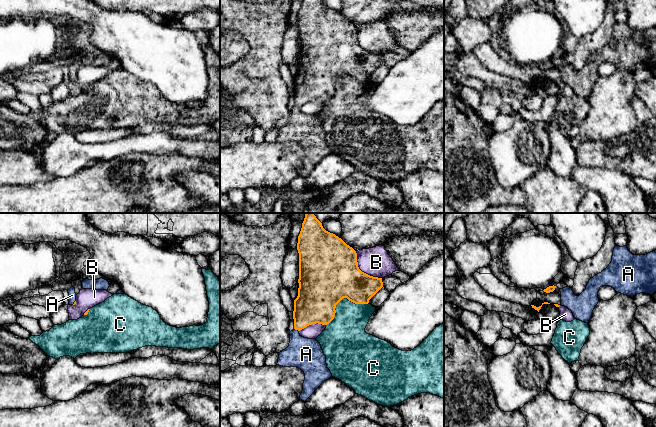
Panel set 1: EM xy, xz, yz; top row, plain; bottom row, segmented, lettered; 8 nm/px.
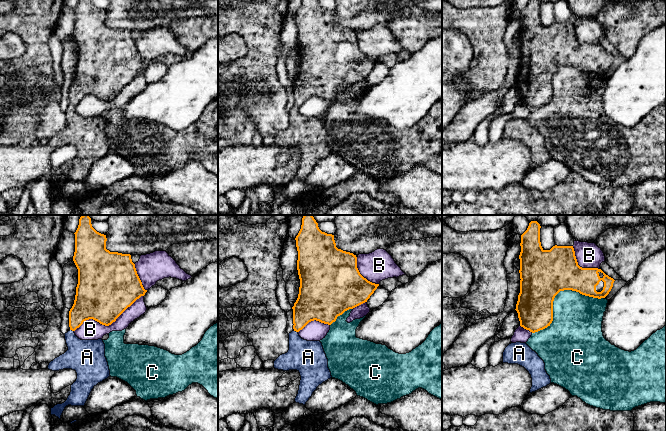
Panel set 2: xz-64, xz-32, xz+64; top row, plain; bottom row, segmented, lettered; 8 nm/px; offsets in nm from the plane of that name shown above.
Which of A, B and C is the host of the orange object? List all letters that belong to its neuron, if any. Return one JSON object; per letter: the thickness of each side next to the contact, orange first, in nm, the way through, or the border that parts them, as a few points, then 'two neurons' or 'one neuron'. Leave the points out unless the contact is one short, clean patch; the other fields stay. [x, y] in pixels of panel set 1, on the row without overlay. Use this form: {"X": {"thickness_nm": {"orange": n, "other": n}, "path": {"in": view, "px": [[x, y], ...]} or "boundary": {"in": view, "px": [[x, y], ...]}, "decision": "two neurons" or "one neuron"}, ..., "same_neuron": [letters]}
{"A": {"thickness_nm": {"orange": 300, "other": 260}, "path": {"in": "xz", "px": [[314, 80], [304, 90], [296, 105], [296, 117], [306, 130]]}, "decision": "one neuron"}, "B": {"thickness_nm": {"orange": 460, "other": 240}, "decision": "two neurons"}, "C": {"thickness_nm": {"orange": 480, "other": 280}, "decision": "two neurons"}, "same_neuron": ["A"]}

